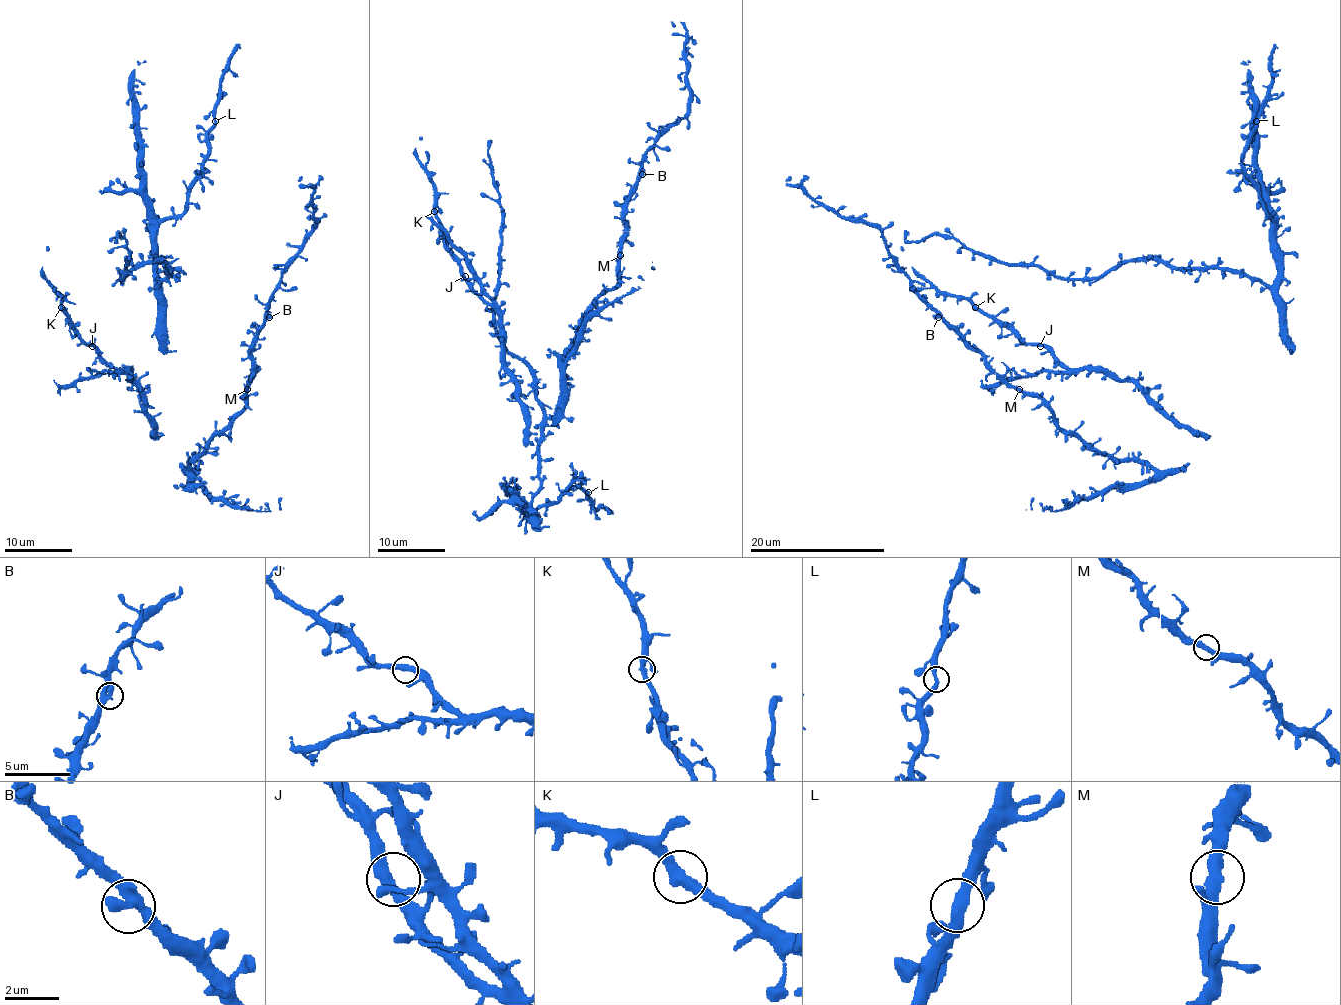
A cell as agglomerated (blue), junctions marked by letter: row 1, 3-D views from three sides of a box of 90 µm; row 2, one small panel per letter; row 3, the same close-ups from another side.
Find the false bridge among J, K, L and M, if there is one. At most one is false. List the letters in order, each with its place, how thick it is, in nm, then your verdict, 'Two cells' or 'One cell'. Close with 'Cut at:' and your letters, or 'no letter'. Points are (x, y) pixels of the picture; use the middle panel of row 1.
J: Place: (465, 276). Thickness 420 nm. One cell
K: Place: (434, 211). Thickness 400 nm. One cell
L: Place: (588, 492). Thickness 380 nm. One cell
M: Place: (620, 255). Thickness 400 nm. One cell
Cut at: no letter

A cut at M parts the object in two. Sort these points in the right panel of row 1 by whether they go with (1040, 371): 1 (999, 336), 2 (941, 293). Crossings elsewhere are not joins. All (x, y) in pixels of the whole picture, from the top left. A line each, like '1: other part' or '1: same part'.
1: same part
2: same part

